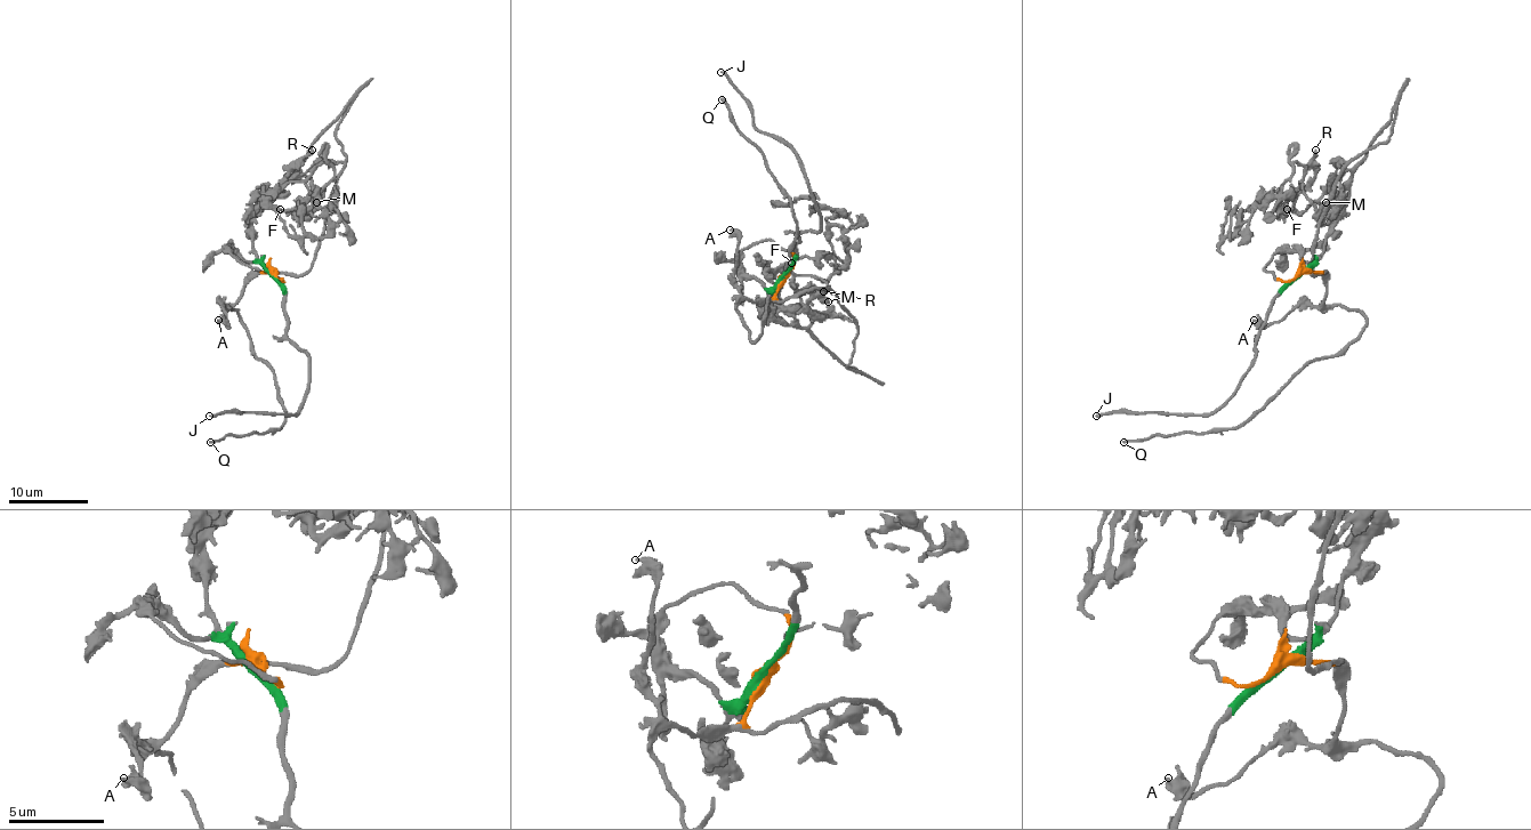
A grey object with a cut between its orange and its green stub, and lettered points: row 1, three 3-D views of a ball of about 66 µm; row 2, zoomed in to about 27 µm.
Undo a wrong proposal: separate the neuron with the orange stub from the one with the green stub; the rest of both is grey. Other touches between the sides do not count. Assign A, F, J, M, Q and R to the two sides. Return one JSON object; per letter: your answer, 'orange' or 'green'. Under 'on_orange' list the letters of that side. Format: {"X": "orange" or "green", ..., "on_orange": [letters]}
{"A": "orange", "F": "green", "J": "green", "M": "green", "Q": "orange", "R": "green", "on_orange": ["A", "Q"]}

